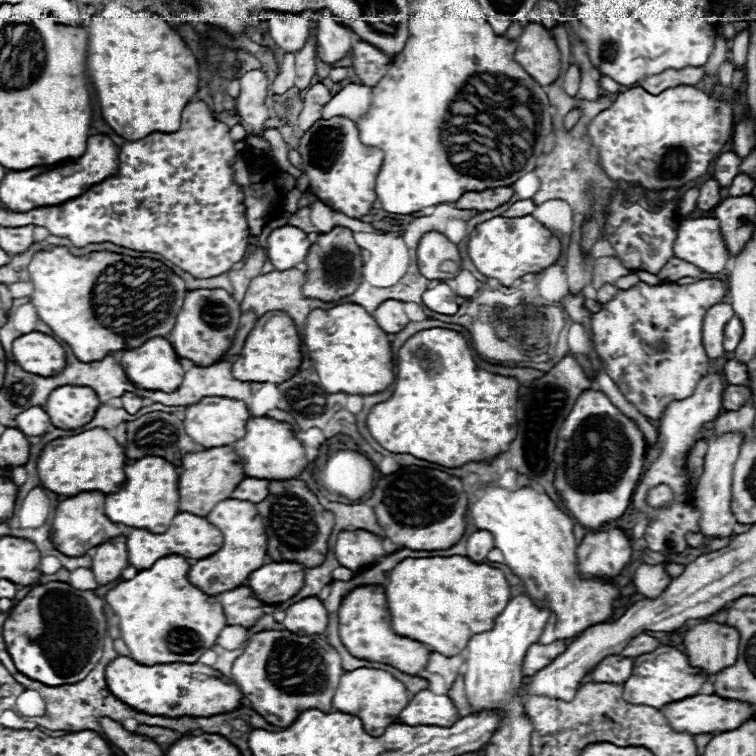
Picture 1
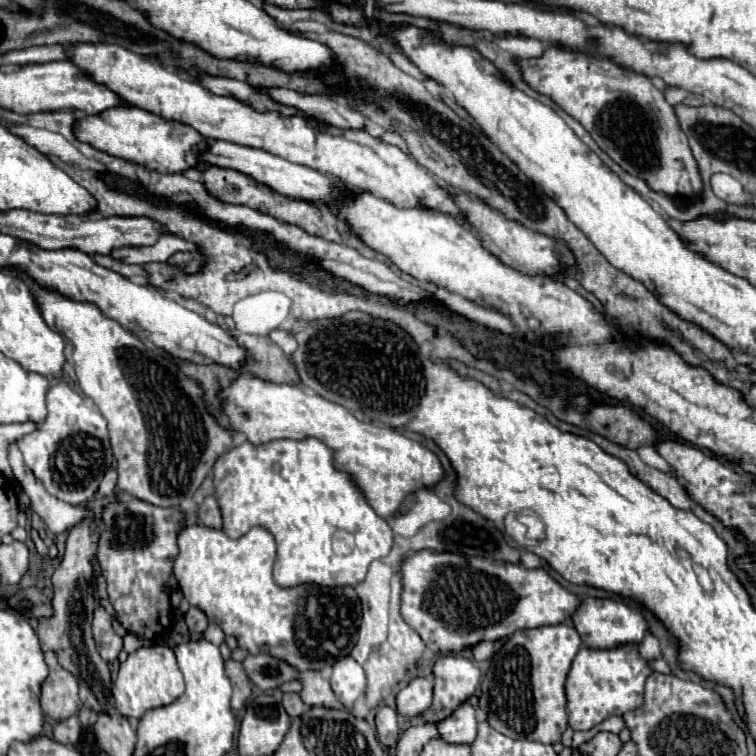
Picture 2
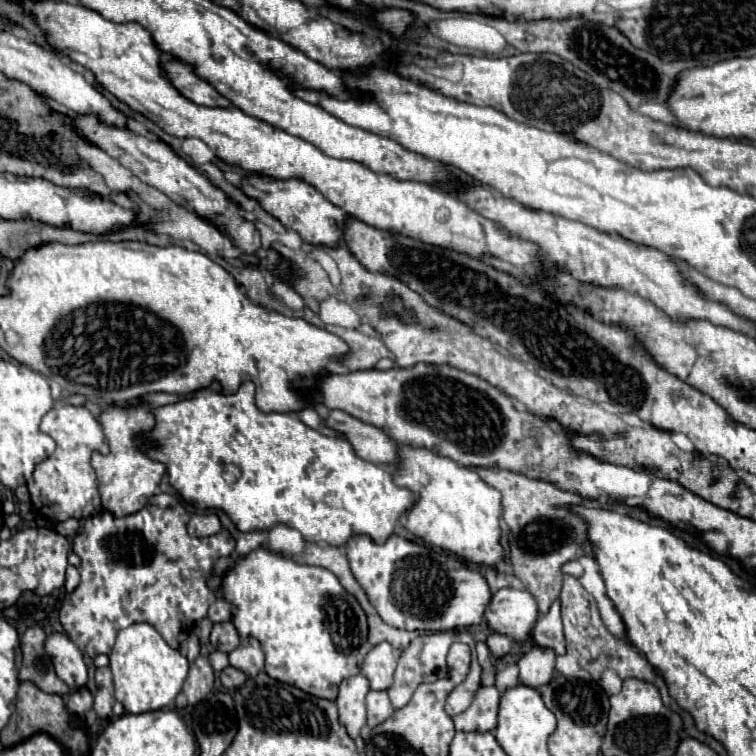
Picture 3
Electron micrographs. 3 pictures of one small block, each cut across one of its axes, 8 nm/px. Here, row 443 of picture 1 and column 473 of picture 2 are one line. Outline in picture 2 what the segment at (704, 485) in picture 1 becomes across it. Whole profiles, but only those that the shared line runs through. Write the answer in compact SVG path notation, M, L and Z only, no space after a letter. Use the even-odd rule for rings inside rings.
M468 702L460 704L452 716L438 722L438 736L450 744L472 744L472 740L476 740L474 708Z

